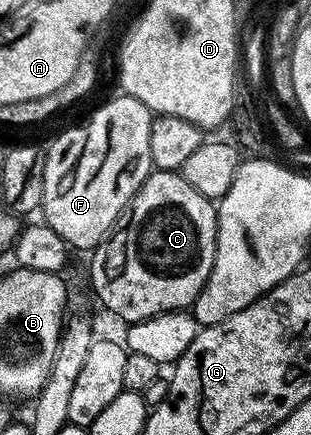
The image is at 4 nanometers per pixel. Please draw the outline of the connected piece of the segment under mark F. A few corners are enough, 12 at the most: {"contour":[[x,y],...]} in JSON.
{"contour":[[118,96],[45,153],[41,214],[94,251],[153,172],[153,111]]}

